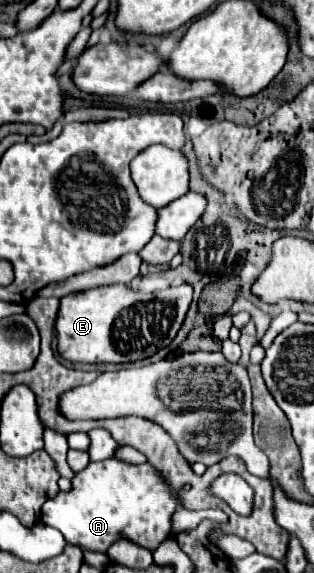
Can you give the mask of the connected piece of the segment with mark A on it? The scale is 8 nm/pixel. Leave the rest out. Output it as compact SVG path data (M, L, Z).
M104 459L76 473L70 491L58 491L56 497L46 501L40 519L58 529L68 543L90 551L106 553L118 539L128 539L154 551L170 535L170 517L176 507L178 501L148 463L126 465L116 459Z

